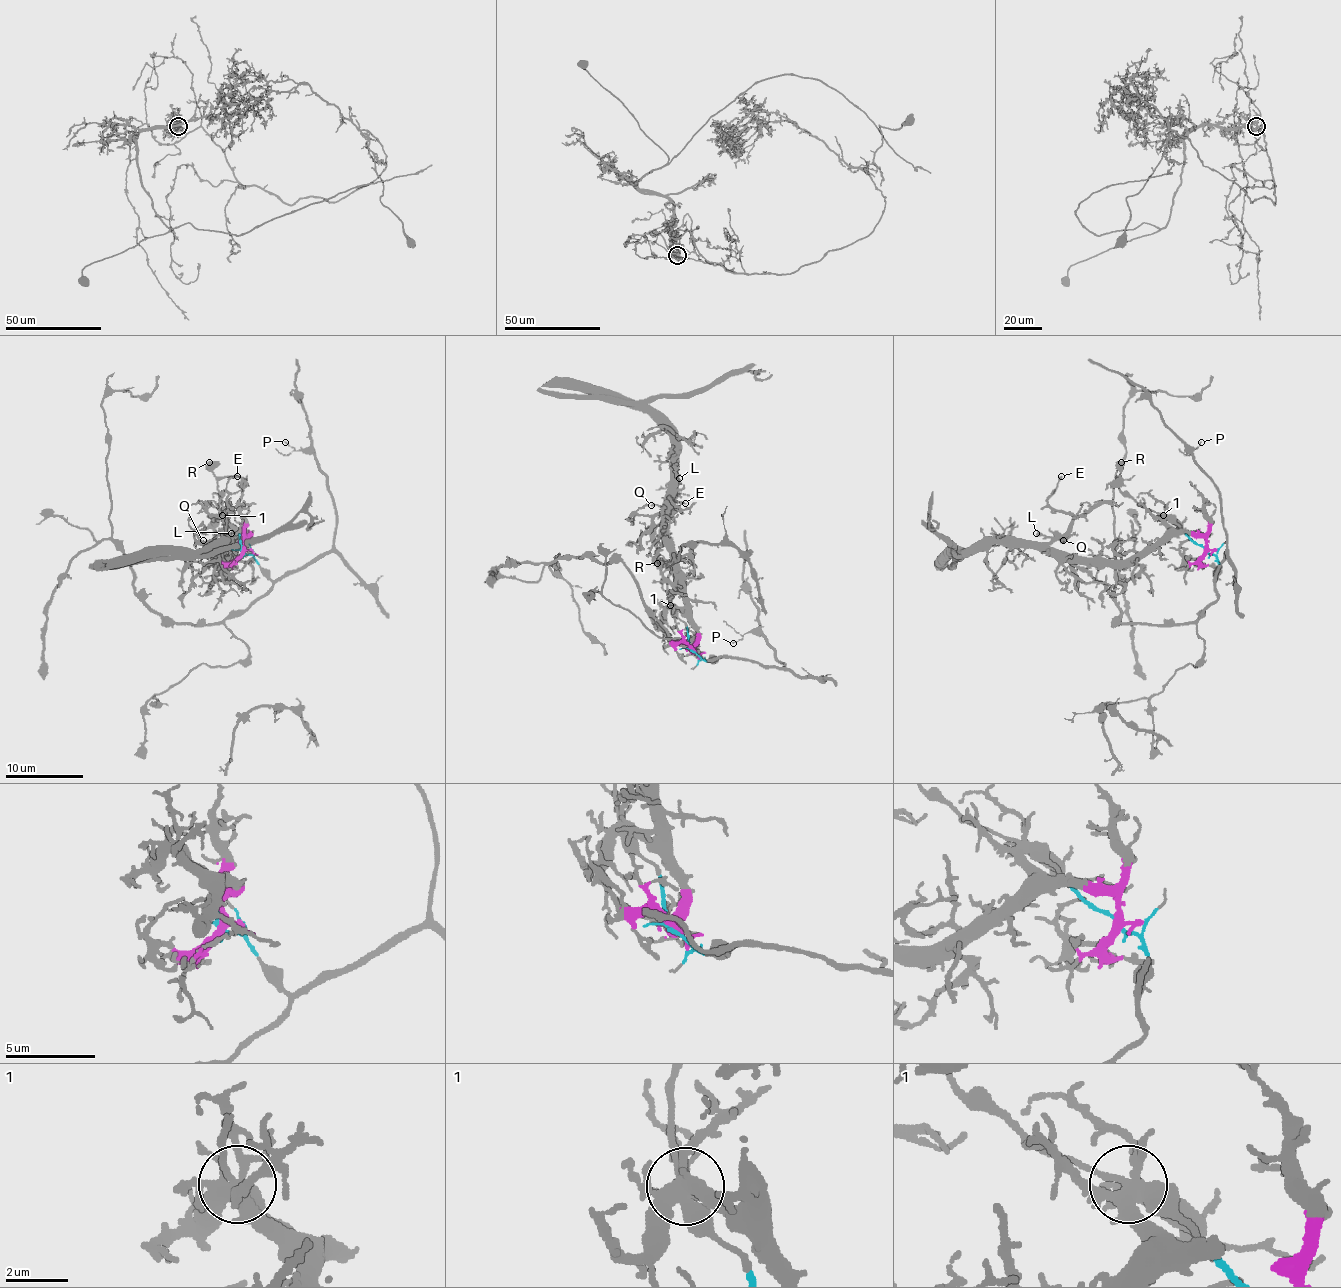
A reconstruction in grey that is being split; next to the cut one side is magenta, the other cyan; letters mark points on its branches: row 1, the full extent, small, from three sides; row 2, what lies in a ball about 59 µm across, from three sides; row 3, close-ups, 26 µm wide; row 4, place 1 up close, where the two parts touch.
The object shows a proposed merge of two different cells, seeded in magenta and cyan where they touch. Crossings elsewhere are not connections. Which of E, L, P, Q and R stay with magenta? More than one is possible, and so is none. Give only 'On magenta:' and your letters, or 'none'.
On magenta: E, L, Q

